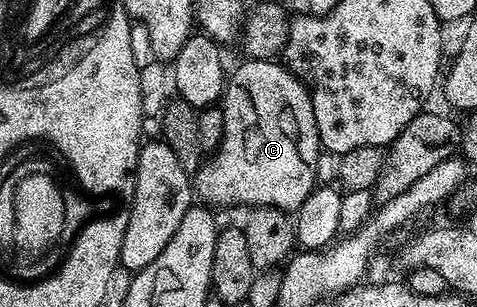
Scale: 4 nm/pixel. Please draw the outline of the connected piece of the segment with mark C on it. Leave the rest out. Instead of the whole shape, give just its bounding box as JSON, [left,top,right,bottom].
[194,59,322,213]

